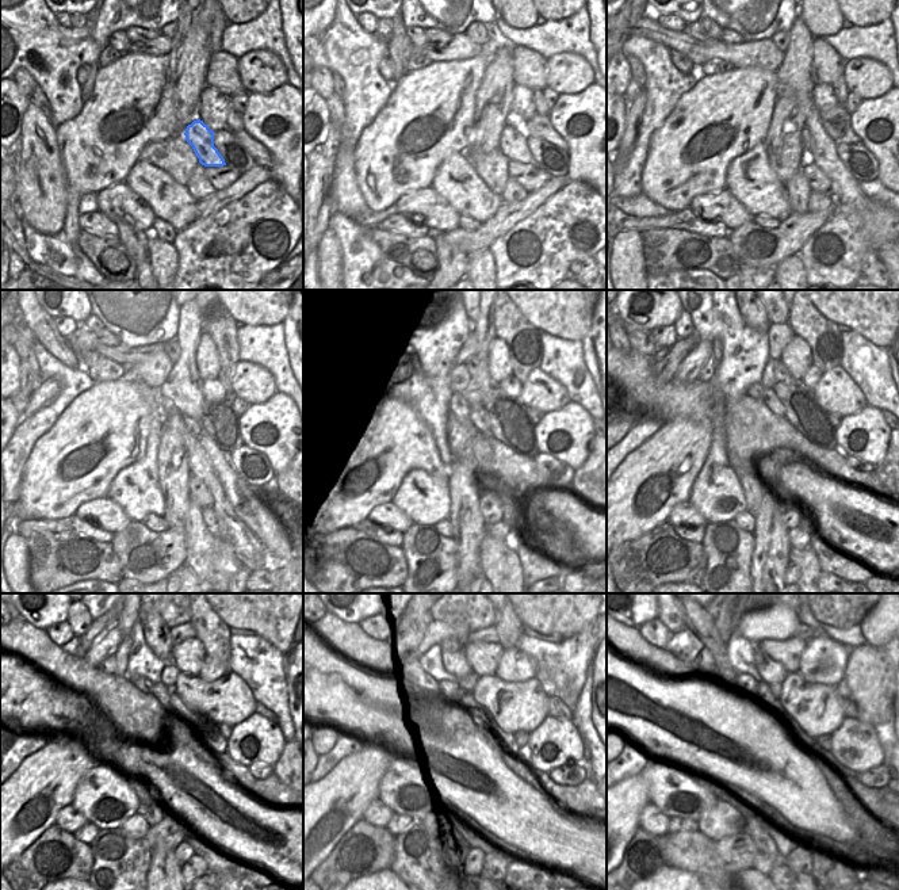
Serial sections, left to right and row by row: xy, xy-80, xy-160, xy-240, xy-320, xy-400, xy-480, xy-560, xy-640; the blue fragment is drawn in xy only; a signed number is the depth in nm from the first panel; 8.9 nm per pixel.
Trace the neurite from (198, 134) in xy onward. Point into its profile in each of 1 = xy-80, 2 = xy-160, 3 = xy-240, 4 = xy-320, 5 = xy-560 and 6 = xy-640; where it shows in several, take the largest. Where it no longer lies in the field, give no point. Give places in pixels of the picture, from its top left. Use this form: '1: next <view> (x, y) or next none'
1: next xy-80 (513, 145)
2: next xy-160 (804, 136)
3: next xy-240 (192, 427)
4: next xy-320 (479, 417)
5: next xy-560 (447, 687)
6: next xy-640 (745, 683)

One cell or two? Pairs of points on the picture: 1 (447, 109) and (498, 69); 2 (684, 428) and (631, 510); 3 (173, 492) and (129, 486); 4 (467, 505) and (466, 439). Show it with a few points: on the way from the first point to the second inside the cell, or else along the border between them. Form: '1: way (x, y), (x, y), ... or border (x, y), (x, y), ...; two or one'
1: border (494, 56), (486, 67), (475, 94), (473, 115); two
2: way (674, 449), (637, 489); one
3: border (156, 459), (157, 484), (164, 499), (163, 516); two
4: border (455, 459), (471, 455), (479, 466), (489, 469); two

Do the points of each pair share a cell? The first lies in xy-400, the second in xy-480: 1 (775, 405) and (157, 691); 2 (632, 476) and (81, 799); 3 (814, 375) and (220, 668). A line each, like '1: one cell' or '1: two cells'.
1: one cell
2: two cells
3: one cell

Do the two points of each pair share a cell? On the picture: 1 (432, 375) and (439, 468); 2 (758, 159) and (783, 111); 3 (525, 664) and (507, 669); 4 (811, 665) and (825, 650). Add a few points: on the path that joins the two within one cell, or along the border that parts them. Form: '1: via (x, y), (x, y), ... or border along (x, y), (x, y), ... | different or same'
1: border along (417, 412), (419, 417), (436, 438), (446, 439) | different
2: border along (764, 141), (766, 159), (777, 176) | different
3: via (521, 667), (511, 668) | same
4: via (815, 661), (822, 654) | same

